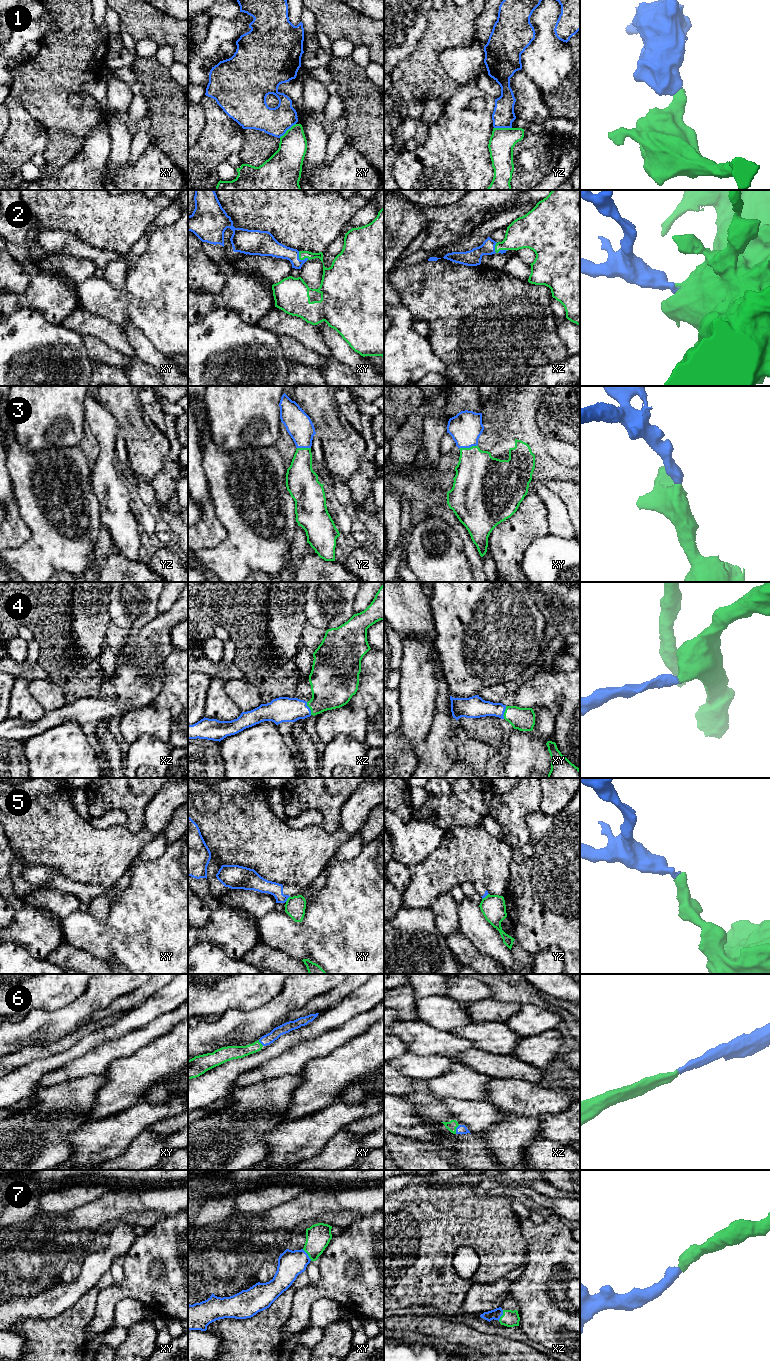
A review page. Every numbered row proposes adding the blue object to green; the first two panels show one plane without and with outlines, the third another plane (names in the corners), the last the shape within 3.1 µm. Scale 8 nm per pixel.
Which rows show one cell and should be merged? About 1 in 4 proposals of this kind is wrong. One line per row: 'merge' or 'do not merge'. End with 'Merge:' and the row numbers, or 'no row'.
1: do not merge
2: merge
3: merge
4: merge
5: do not merge
6: merge
7: merge
Merge: 2, 3, 4, 6, 7

